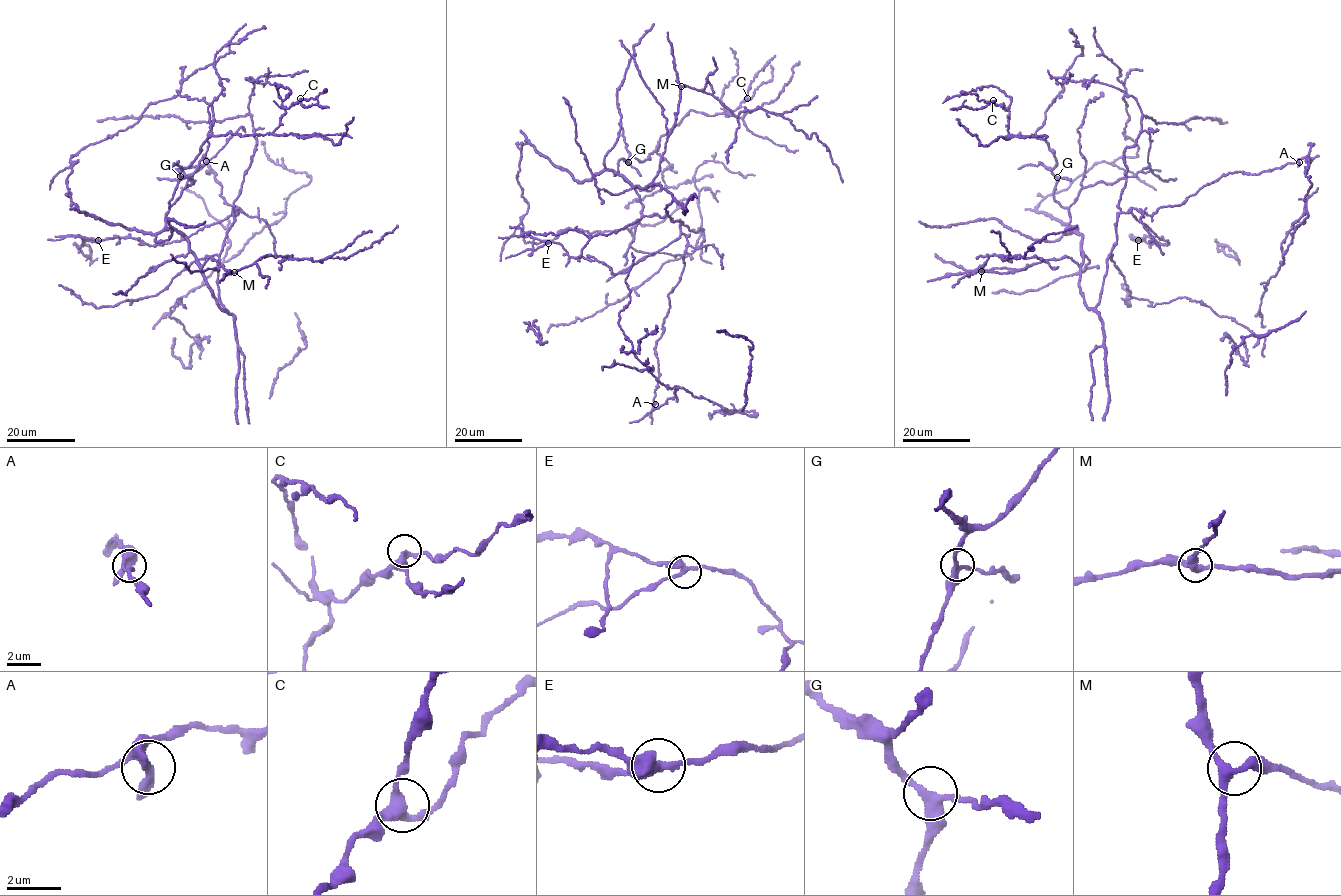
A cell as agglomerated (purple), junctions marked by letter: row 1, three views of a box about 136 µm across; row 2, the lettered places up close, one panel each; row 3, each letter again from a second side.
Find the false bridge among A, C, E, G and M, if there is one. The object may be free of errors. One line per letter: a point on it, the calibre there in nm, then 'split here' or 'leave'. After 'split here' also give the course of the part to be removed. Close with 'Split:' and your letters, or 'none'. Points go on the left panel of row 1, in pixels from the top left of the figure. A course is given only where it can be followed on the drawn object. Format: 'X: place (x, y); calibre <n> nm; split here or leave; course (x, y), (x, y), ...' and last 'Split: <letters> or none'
A: place (206, 161); calibre 360 nm; leave
C: place (300, 98); calibre 360 nm; leave
E: place (98, 240); calibre 360 nm; split here; course (99, 240), (79, 236), (55, 237)
G: place (180, 176); calibre 320 nm; leave
M: place (234, 272); calibre 280 nm; leave
Split: E

